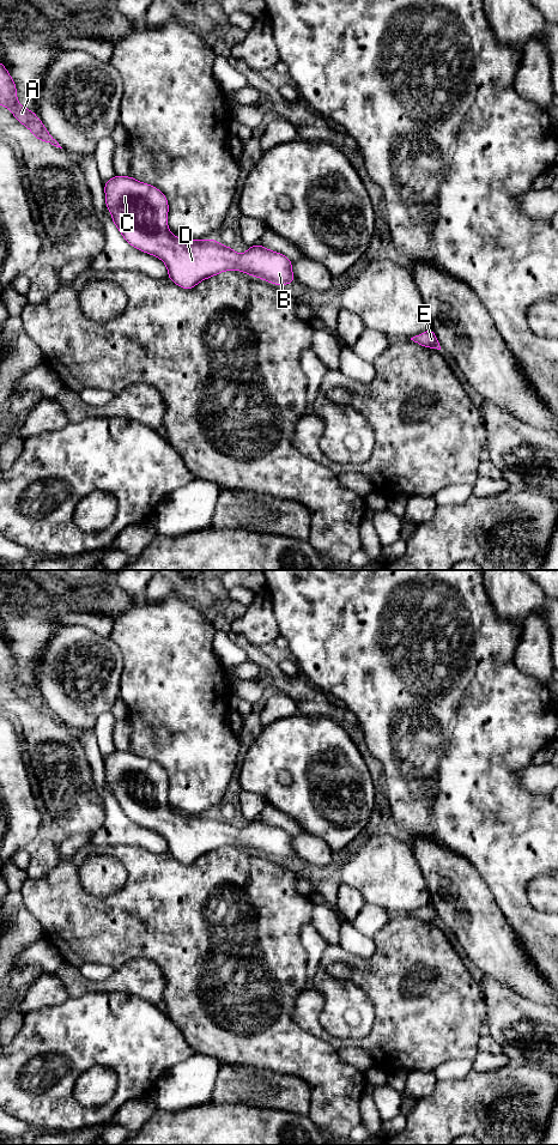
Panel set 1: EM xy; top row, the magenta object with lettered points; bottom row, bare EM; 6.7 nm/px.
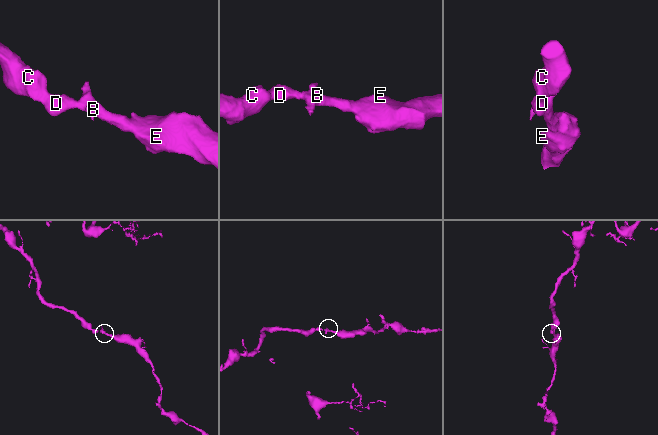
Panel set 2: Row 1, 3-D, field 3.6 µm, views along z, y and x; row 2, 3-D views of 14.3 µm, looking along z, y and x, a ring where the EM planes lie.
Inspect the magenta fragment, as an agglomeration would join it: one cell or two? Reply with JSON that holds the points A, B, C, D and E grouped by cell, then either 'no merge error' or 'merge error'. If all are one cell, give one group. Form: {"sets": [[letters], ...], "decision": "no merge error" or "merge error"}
{"sets": [["A", "B", "C", "D", "E"]], "decision": "no merge error"}

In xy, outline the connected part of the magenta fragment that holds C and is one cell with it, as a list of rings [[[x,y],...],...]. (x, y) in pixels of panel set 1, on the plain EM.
[[[115,750],[104,758],[104,769],[105,782],[125,816],[135,824],[160,834],[168,843],[168,853],[184,865],[225,846],[241,846],[278,861],[295,858],[292,835],[261,819],[249,820],[245,828],[238,830],[232,822],[223,820],[214,813],[186,814],[174,811],[168,801],[168,773],[152,759],[132,751]]]

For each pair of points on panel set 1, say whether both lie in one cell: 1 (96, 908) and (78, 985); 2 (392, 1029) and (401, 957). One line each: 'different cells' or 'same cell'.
1: different cells
2: same cell

